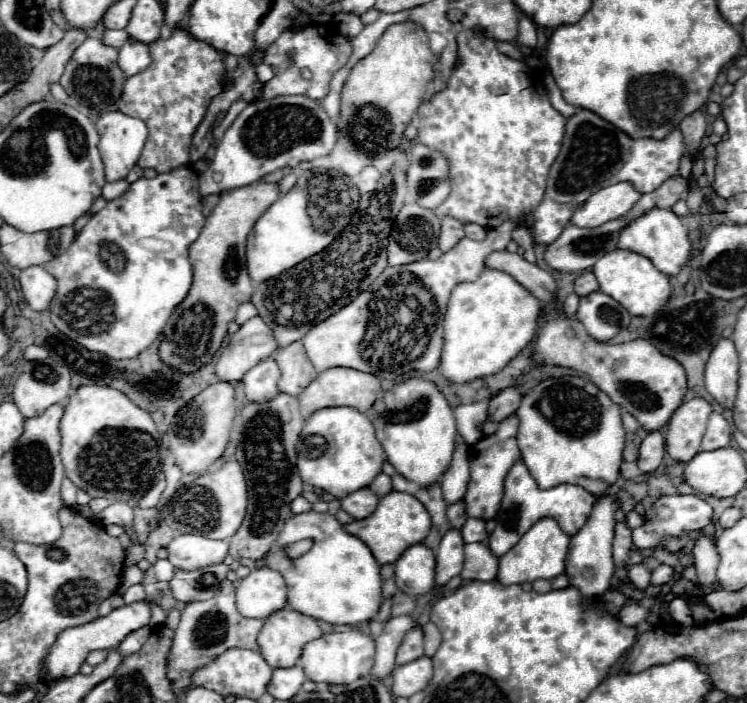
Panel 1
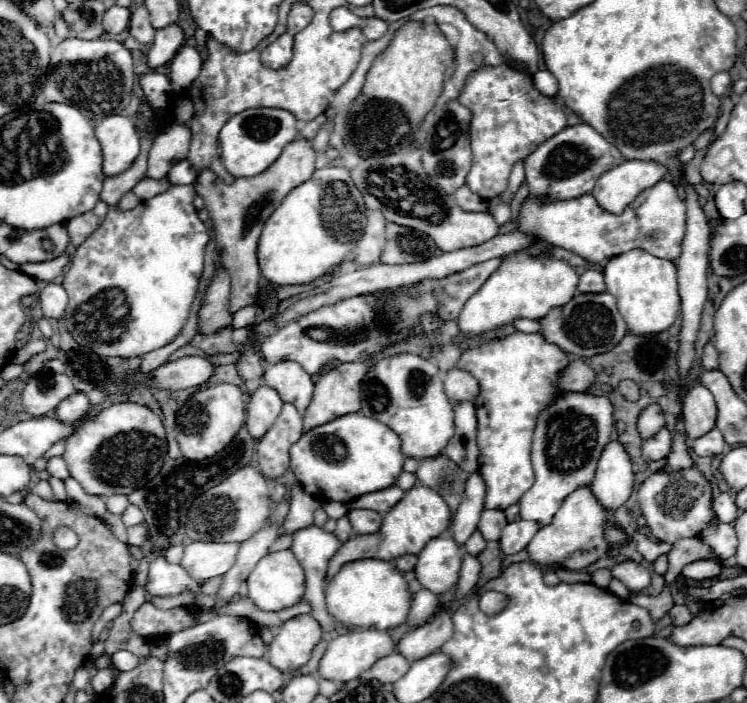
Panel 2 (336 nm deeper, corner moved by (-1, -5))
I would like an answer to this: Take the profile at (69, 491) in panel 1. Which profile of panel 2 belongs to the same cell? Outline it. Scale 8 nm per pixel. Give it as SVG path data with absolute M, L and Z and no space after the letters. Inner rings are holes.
M51 457L47 461L47 473L57 477L57 479L67 479L69 477L69 471L67 471L67 465L61 457Z

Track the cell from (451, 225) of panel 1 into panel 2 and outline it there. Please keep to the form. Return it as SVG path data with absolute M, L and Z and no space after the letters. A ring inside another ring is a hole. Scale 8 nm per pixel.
M463 185L455 191L455 201L461 209L467 209L467 211L485 211L487 209L487 203L479 195L475 195L467 185Z

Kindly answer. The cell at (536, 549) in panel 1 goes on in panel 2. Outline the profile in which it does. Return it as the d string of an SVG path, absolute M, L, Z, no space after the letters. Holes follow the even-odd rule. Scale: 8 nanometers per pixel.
M579 487L575 489L561 505L561 509L555 513L553 523L547 525L547 529L539 529L537 535L527 545L527 551L531 555L531 561L537 565L567 565L567 569L587 569L595 561L599 561L603 555L609 553L611 545L605 539L605 525L611 521L609 509L605 509L597 497L593 495L591 487Z

